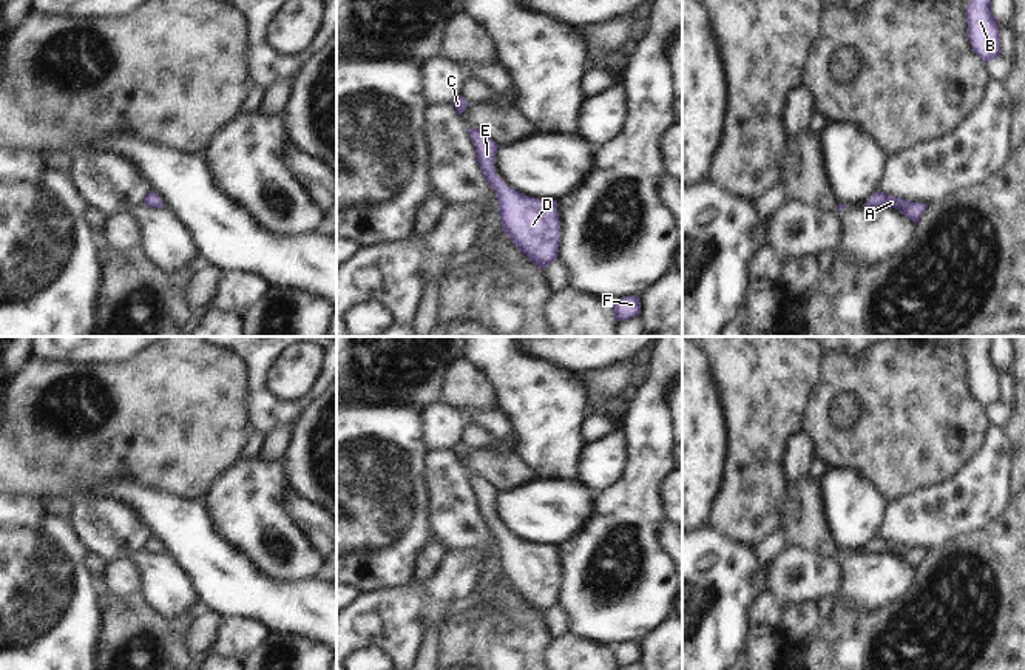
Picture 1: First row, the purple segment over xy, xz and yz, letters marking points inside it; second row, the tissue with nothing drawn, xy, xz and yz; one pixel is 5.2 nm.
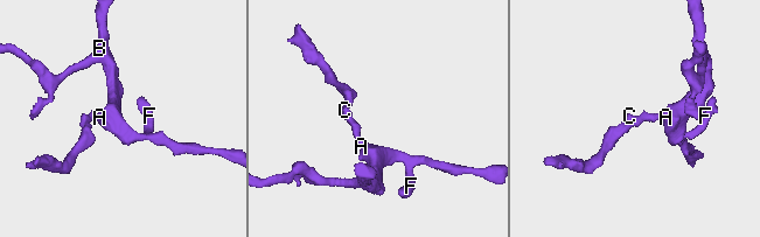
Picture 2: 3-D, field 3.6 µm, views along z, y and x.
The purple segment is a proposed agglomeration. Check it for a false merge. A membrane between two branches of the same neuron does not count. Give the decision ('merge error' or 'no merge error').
no merge error

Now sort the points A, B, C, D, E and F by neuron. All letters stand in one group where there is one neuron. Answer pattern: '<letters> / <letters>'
A B C D E F

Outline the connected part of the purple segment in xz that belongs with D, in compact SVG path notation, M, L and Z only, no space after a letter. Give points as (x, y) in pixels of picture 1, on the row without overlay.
M468 472L468 480L475 492L483 523L497 542L502 576L533 610L545 616L557 605L560 591L557 546L529 543L508 533L494 516L499 489L475 474Z

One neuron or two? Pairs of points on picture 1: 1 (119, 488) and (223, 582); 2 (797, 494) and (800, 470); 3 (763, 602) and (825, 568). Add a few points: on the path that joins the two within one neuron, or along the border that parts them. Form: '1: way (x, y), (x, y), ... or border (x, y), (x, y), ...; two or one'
1: way (145, 502), (199, 556); one
2: border (808, 474), (797, 482), (788, 482); two
3: way (778, 593), (788, 584), (797, 584), (809, 576); one

